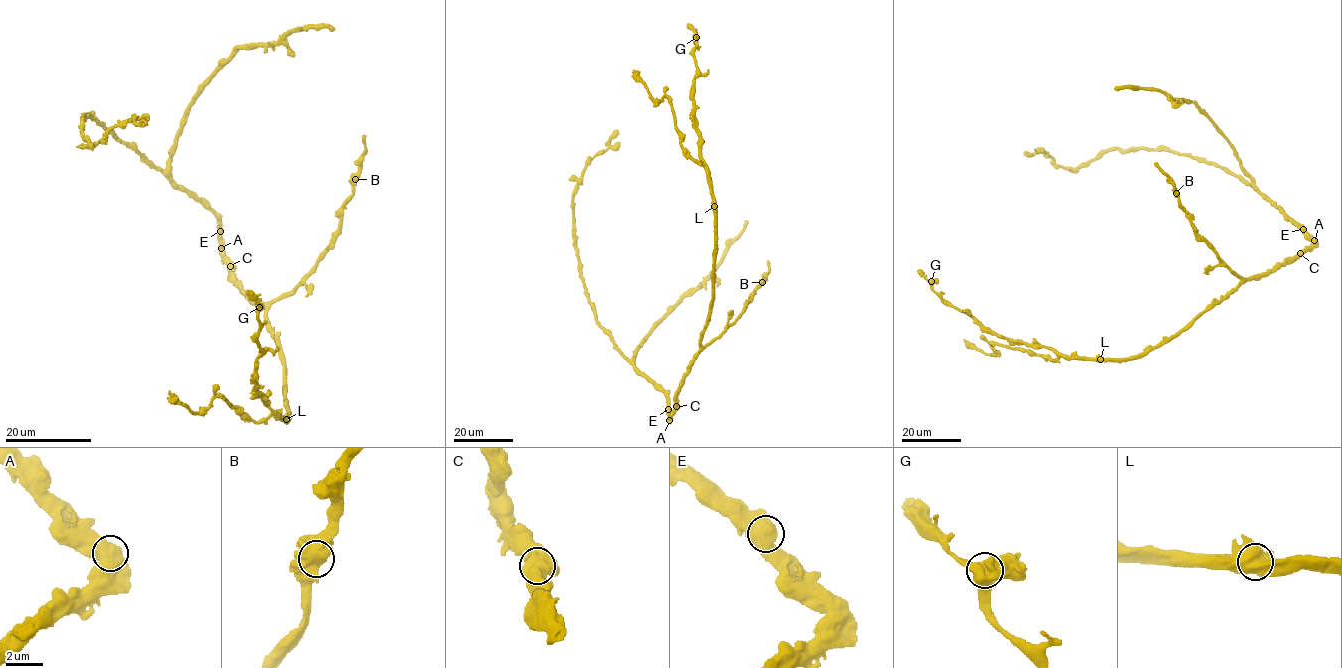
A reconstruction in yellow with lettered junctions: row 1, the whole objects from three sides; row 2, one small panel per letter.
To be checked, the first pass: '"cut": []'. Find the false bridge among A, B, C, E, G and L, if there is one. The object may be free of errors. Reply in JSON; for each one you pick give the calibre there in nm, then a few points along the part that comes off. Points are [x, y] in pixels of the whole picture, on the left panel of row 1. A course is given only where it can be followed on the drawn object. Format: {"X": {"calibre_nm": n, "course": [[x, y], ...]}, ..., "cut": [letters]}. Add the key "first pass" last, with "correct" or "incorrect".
{"cut": [], "first pass": "correct"}

